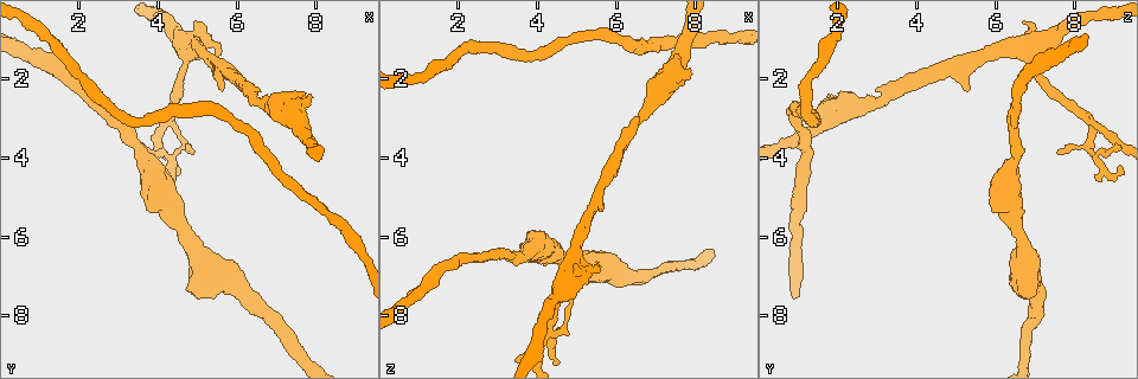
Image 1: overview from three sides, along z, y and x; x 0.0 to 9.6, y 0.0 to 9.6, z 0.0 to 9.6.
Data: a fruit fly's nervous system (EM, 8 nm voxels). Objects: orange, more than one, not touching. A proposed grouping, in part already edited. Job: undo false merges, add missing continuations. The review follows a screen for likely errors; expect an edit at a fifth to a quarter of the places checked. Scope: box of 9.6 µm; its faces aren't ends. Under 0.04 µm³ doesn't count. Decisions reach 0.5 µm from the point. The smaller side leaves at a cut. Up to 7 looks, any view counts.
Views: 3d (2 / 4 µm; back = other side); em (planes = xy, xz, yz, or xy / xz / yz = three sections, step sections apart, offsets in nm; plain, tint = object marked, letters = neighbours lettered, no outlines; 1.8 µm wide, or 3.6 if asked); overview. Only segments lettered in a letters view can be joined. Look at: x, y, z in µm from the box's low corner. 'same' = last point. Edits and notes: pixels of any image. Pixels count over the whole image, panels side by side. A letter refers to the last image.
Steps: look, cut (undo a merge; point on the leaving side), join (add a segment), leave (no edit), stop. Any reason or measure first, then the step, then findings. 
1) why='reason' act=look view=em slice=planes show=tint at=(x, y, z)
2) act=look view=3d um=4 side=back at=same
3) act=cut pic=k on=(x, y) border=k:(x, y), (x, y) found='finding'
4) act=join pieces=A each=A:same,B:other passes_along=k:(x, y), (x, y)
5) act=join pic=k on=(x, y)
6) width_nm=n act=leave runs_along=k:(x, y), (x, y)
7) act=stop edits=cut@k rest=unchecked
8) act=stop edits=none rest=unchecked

why='thick turns thin' act=look view=3d um=2 at=(7.60, 3.30, 1.40)

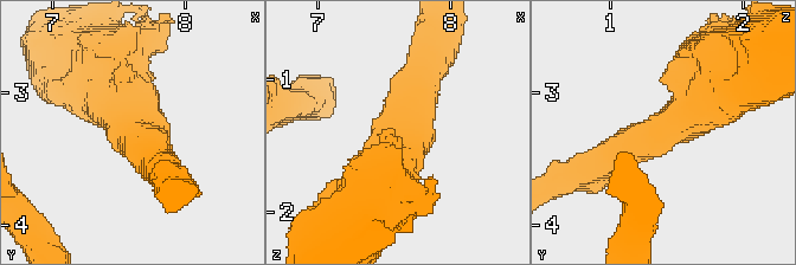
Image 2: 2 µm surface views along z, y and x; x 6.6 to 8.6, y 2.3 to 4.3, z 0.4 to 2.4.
arm_widths_nm=260,550 why='need the tissue' act=look view=em slice=planes show=tint at=(7.62, 3.28, 1.38)

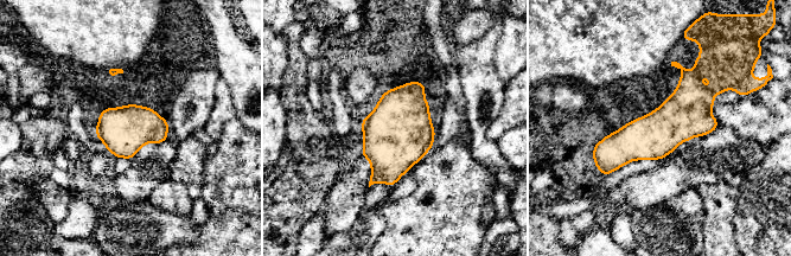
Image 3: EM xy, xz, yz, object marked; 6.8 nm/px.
act=look view=em slice=planes show=letters at=same

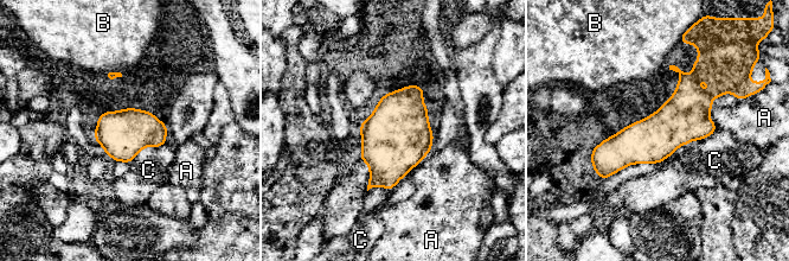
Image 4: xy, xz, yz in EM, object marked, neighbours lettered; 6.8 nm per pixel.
width_nm=320 act=leave each=A:other,B:other,C:other border=4:(164, 144), (143, 147), (128, 163) found='all the same neuron'

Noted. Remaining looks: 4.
why='sudden change in width' act=look view=em slice=planes show=letters at=(6.50, 2.55, 3.10)

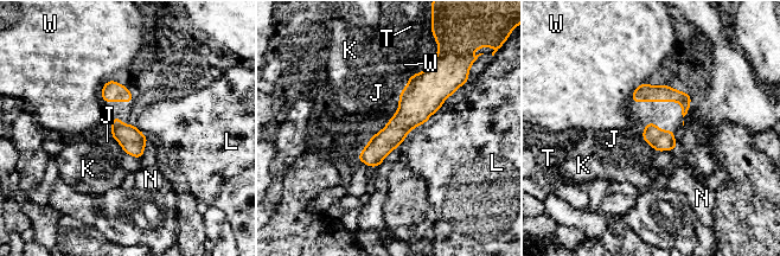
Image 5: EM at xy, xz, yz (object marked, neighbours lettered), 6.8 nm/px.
act=leave each=J:other,K:other,L:other,N:other,T:other,W:other found='one neuron here'

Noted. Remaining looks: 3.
why='thick end' act=look view=em slice=planes show=letters at=(5.55, 1.45, 6.75)

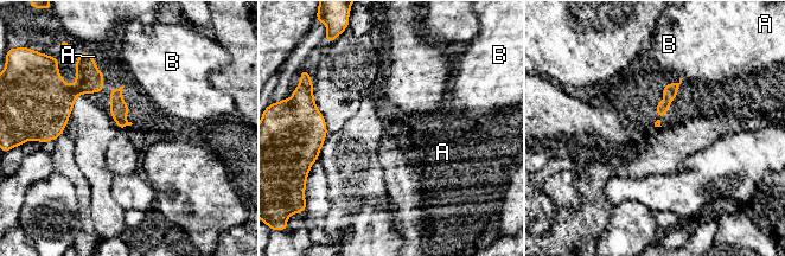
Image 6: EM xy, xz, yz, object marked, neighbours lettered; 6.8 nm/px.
longest_contact=A:320nm act=leave each=A:other,B:other border=6:(681, 77), (677, 94), (663, 119) found='none of them fits'

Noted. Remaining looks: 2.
act=stop edits=none rest=unchecked

